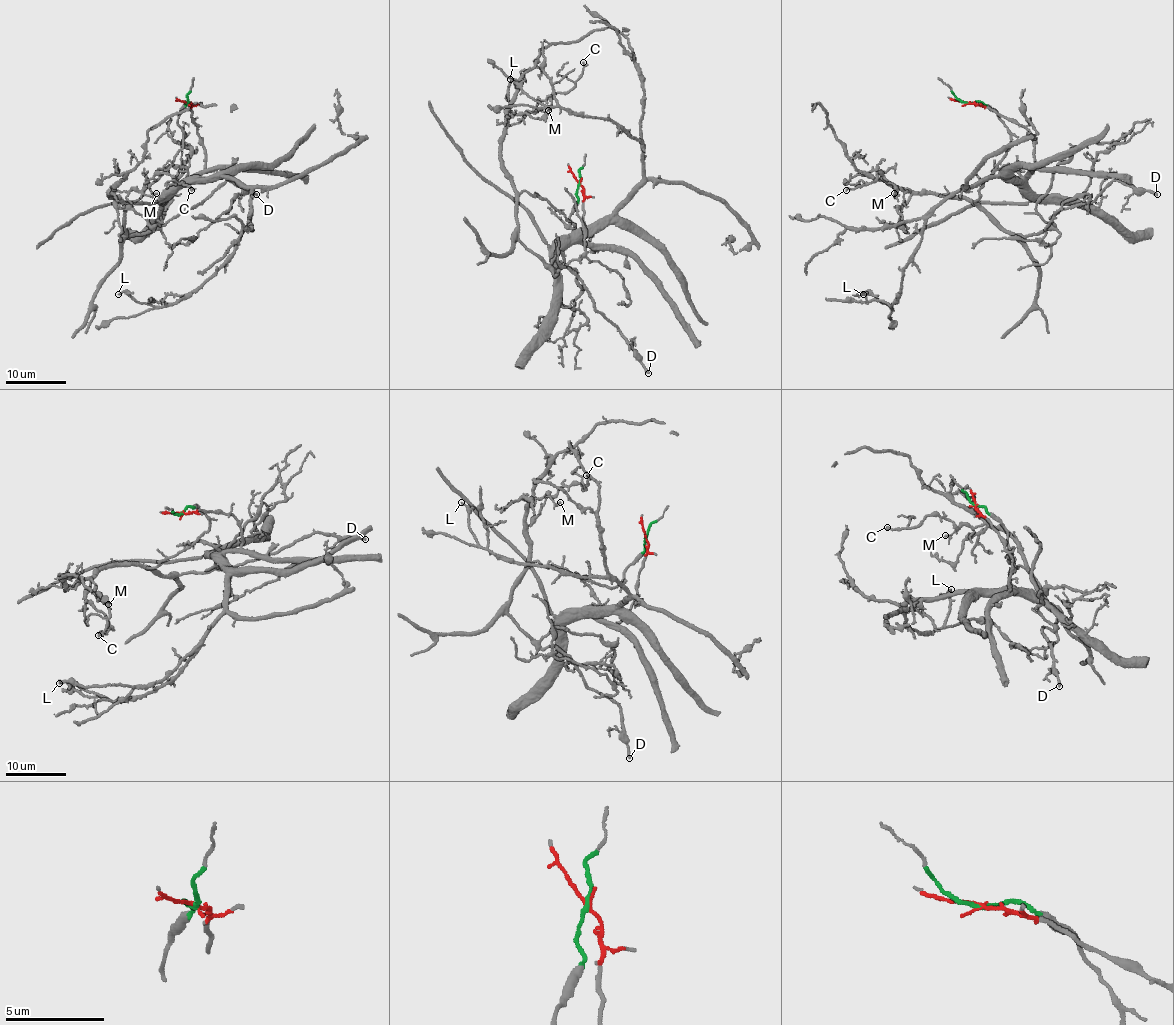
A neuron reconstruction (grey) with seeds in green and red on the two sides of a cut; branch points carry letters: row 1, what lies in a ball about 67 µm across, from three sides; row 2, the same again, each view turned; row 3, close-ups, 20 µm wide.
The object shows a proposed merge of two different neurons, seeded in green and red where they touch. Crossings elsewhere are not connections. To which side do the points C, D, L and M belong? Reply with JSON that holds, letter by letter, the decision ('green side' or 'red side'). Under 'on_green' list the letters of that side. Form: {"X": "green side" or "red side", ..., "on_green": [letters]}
{"C": "green side", "D": "green side", "L": "red side", "M": "green side", "on_green": ["C", "D", "M"]}

